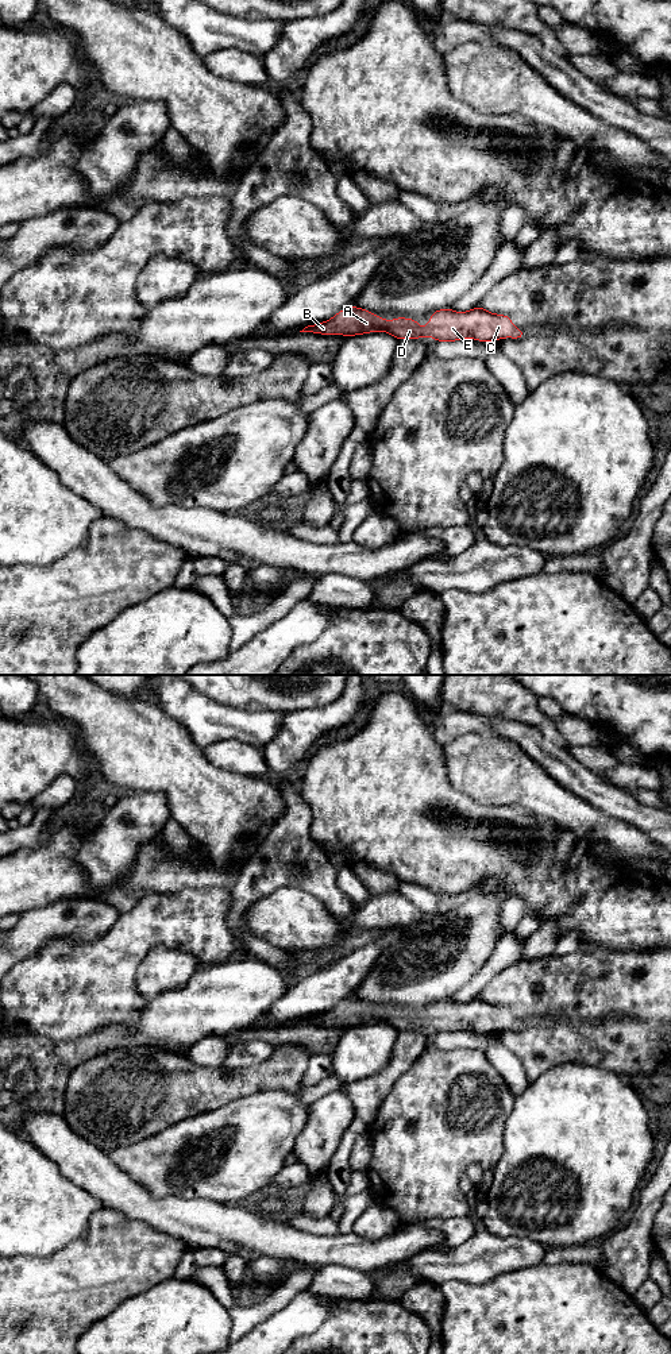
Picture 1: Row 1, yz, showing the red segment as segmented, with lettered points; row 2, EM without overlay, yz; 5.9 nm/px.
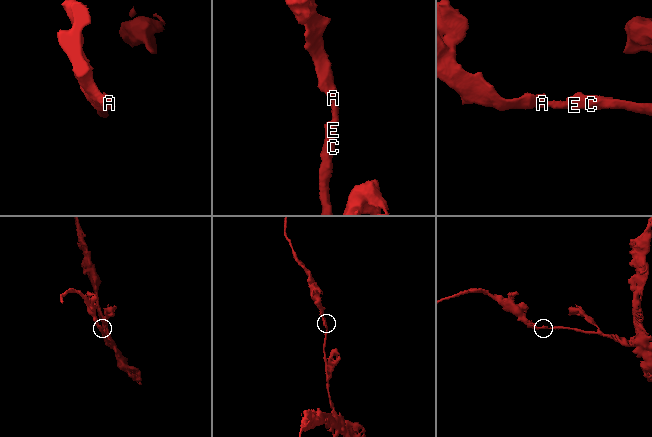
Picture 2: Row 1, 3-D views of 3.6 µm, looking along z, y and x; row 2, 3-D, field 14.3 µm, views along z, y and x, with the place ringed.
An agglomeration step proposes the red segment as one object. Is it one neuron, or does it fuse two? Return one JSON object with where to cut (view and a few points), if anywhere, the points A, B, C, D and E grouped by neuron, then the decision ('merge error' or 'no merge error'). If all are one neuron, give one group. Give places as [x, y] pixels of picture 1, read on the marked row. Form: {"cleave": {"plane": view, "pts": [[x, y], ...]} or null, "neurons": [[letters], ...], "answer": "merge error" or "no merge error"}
{"cleave": null, "neurons": [["A", "B", "C", "D", "E"]], "answer": "no merge error"}

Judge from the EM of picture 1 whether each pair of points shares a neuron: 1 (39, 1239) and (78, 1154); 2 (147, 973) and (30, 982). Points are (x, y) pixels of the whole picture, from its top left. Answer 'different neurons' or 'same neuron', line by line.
1: different neurons
2: different neurons

